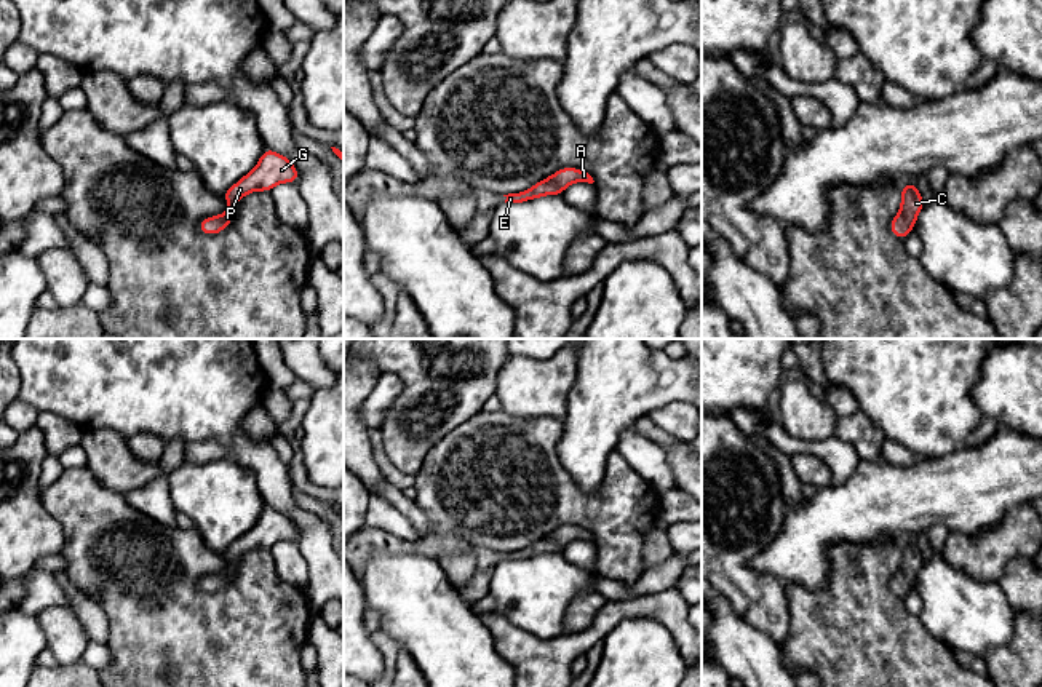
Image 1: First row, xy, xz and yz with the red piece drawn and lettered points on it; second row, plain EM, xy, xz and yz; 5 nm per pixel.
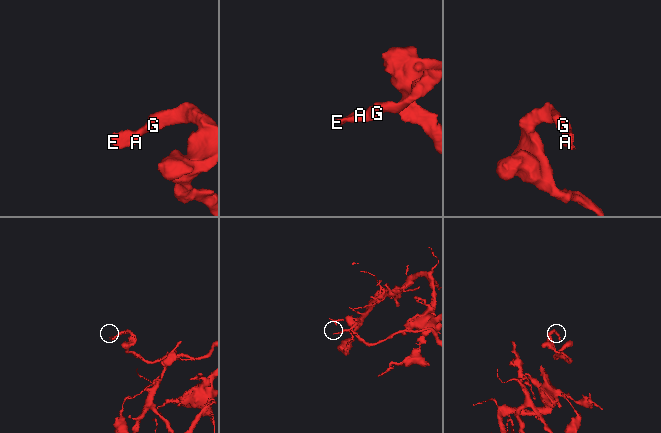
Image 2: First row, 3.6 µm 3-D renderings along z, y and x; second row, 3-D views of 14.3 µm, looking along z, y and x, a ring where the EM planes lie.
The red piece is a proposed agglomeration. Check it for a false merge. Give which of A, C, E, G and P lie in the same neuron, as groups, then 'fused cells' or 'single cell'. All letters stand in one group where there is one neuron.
A C E G P | single cell

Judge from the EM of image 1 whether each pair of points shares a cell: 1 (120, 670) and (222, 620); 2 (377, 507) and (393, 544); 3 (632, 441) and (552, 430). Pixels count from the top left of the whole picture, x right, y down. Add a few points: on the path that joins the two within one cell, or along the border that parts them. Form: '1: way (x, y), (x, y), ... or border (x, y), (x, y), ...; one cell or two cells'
1: way (146, 670), (173, 670), (197, 646); one cell
2: border (366, 524), (387, 529), (408, 540), (421, 537); two cells
3: border (616, 451), (643, 478); two cells

